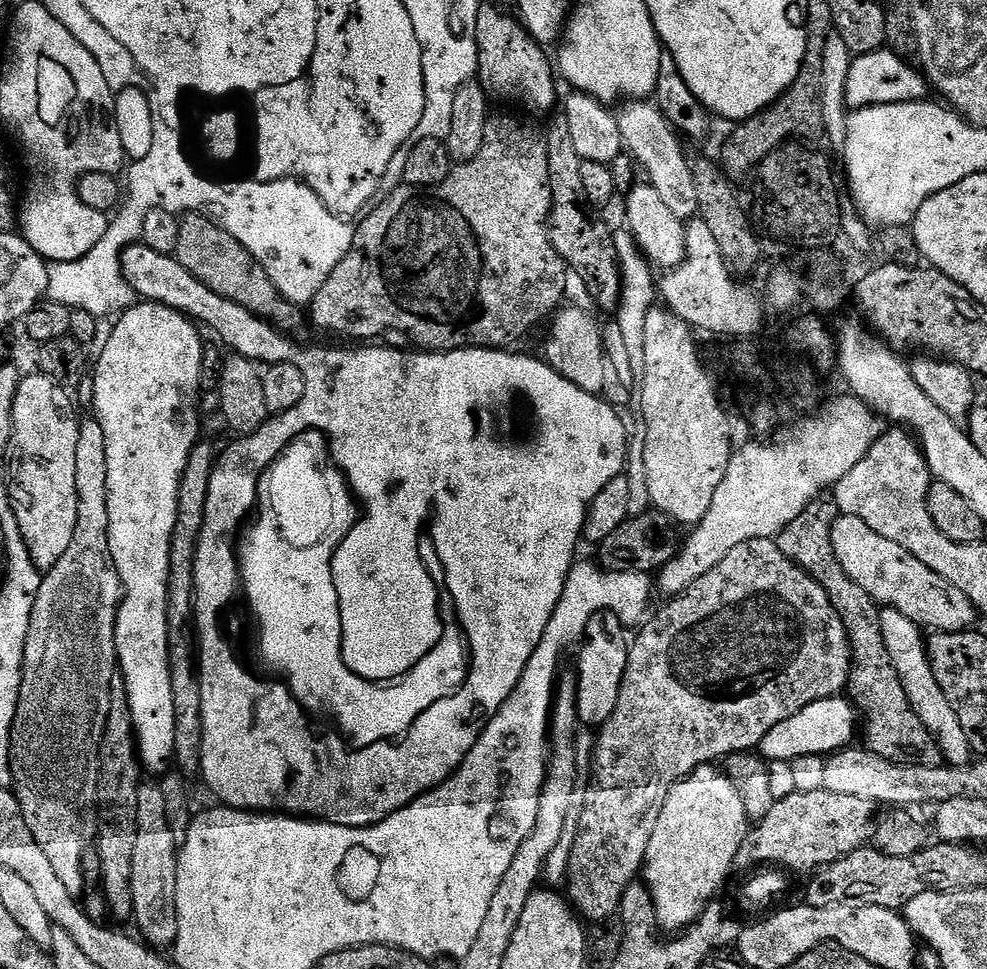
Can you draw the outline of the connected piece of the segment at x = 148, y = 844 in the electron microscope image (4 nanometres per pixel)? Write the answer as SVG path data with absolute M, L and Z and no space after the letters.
M156 782L138 787L138 838L134 841L130 894L134 894L132 920L140 927L139 935L153 949L171 949L178 934L178 842L166 822L166 802Z

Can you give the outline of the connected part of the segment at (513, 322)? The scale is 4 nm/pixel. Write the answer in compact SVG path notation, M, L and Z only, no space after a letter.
M494 115L487 121L485 126L485 137L482 138L481 149L474 158L464 163L457 163L451 174L443 180L436 188L414 188L411 186L401 186L395 188L393 192L389 192L388 196L376 208L371 209L363 217L365 218L361 224L355 225L356 233L354 234L354 242L350 246L350 250L346 254L346 258L342 258L342 262L338 262L338 266L334 266L334 274L330 274L330 278L326 278L326 282L322 282L322 290L318 290L318 294L314 294L310 311L312 311L312 324L316 328L321 328L324 332L333 332L336 336L353 336L353 341L368 342L371 336L380 336L383 332L401 332L404 336L409 336L413 340L415 347L420 350L427 350L430 352L453 352L459 348L494 348L497 350L507 349L516 339L519 338L523 332L528 332L535 326L539 320L547 321L561 307L562 301L560 299L564 296L564 291L568 288L568 276L570 277L570 269L565 264L564 259L558 254L558 250L552 245L552 238L548 233L550 227L550 217L552 214L552 183L550 182L550 162L548 161L548 142L543 135L540 136L528 124L523 124L516 116L496 116Z

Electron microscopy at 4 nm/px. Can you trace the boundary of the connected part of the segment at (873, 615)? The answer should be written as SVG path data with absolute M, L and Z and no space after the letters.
M817 498L810 506L806 506L806 510L802 510L802 514L798 514L798 518L794 518L794 522L787 524L780 535L775 537L775 542L782 550L782 554L786 554L786 558L790 558L801 570L810 574L810 578L814 578L818 582L818 586L822 586L822 590L826 590L834 610L838 610L838 614L846 626L846 634L852 651L852 669L848 675L846 696L862 717L863 747L867 748L869 752L878 754L878 758L886 758L895 764L943 768L946 761L942 750L938 746L936 738L930 734L930 730L926 730L926 726L922 726L922 718L918 718L918 714L914 714L914 706L910 706L910 698L906 698L906 690L902 690L902 678L898 678L898 670L894 670L894 661L890 658L890 650L886 650L886 642L882 639L882 626L880 625L881 605L877 604L874 598L870 598L870 594L866 594L866 590L862 590L862 586L858 586L858 582L854 582L854 578L850 578L850 574L846 574L846 570L842 570L842 562L838 562L838 554L834 554L832 527L842 513L839 506L836 505L835 499L824 499Z

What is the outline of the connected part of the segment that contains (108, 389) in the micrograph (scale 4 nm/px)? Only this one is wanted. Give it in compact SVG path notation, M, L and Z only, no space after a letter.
M133 303L132 307L127 309L127 311L125 311L117 320L120 321L113 326L112 333L109 334L108 341L105 342L104 349L100 352L100 361L98 361L97 364L95 361L94 364L94 372L96 368L96 412L94 412L94 416L95 419L99 420L102 430L106 434L106 470L108 471L106 474L106 490L108 491L108 509L110 510L110 530L108 531L108 537L110 538L110 554L112 555L114 566L120 575L120 583L124 585L124 594L120 601L120 609L116 615L116 658L118 661L119 675L123 676L124 685L128 691L128 705L130 706L130 714L132 715L132 725L136 731L136 750L138 753L138 759L147 771L149 768L152 772L160 772L159 774L164 774L169 771L170 765L174 760L174 694L170 690L170 670L168 669L168 571L170 570L170 538L174 534L174 522L176 521L176 515L178 514L178 486L180 485L180 479L182 478L182 470L186 470L188 455L191 454L192 448L198 442L199 436L196 435L199 434L200 428L202 432L202 420L199 420L199 418L196 417L196 396L199 397L201 395L200 367L202 366L202 350L204 349L205 341L203 339L200 340L201 329L197 327L192 320L188 319L187 316L156 303Z

